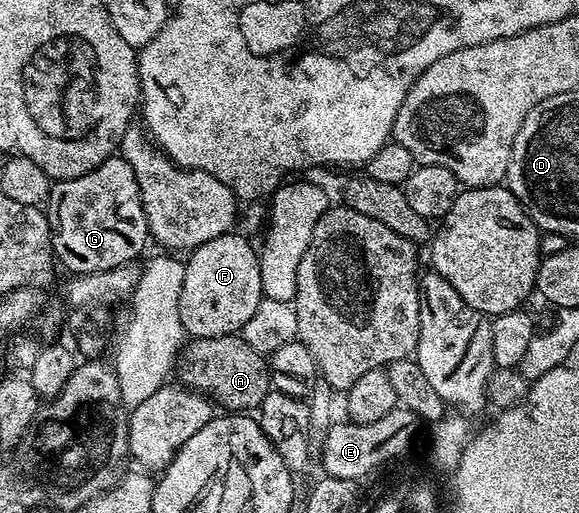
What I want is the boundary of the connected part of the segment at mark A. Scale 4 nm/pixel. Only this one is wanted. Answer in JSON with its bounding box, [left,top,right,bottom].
[180,336,271,413]

